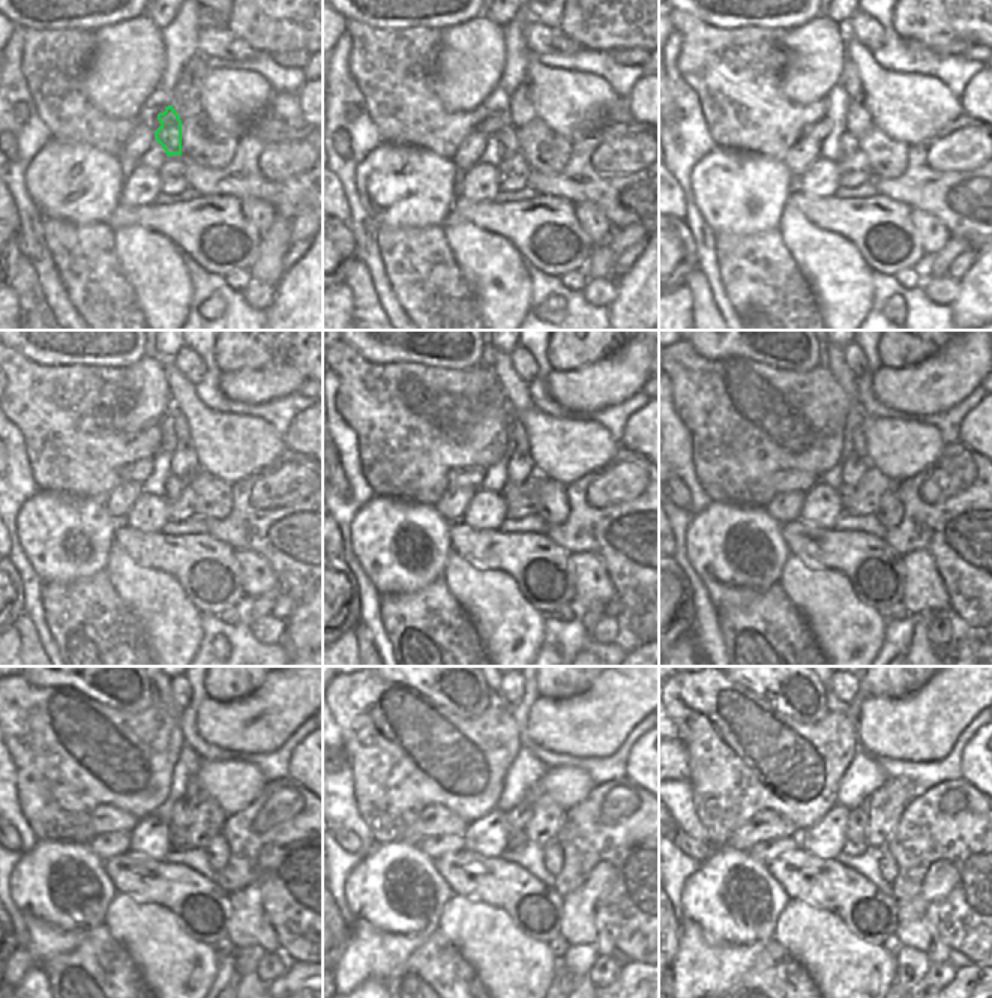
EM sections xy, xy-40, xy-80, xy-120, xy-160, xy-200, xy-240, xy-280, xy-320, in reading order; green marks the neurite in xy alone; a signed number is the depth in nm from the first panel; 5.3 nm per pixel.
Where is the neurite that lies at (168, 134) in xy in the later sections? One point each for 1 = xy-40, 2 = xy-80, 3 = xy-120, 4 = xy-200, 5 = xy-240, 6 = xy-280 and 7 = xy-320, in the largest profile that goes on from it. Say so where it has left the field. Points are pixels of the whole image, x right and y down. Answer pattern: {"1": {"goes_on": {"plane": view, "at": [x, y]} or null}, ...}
{"1": {"goes_on": {"plane": "xy-40", "at": [508, 138]}}, "2": {"goes_on": {"plane": "xy-80", "at": [848, 146]}}, "3": {"goes_on": {"plane": "xy-120", "at": [174, 485]}}, "4": {"goes_on": {"plane": "xy-200", "at": [847, 494]}}, "5": {"goes_on": {"plane": "xy-240", "at": [177, 835]}}, "6": {"goes_on": {"plane": "xy-280", "at": [515, 844]}}, "7": {"goes_on": {"plane": "xy-320", "at": [851, 848]}}}

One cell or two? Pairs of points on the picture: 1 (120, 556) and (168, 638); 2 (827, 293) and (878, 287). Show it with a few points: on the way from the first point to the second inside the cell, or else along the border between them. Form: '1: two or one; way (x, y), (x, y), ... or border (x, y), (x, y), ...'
1: one; way (128, 577), (167, 617)
2: two; border (872, 272), (872, 308), (866, 314)

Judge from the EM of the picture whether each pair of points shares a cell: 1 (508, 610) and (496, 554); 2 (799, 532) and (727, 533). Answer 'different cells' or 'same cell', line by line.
1: different cells
2: different cells

